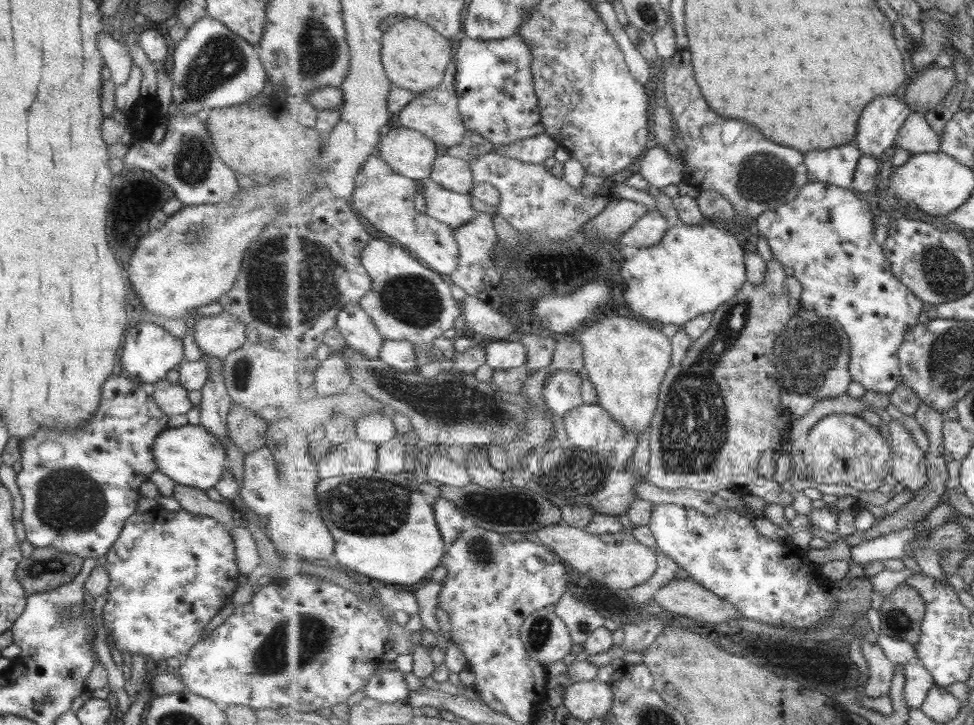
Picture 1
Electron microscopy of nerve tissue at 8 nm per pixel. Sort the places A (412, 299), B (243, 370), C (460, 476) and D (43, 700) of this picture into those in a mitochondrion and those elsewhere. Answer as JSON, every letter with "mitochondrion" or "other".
{"A":"mitochondrion","B":"mitochondrion","C":"other","D":"mitochondrion"}

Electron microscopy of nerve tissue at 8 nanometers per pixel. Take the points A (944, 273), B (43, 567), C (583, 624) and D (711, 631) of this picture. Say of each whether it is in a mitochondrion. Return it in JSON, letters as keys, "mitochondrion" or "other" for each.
{"A":"mitochondrion","B":"mitochondrion","C":"mitochondrion","D":"other"}

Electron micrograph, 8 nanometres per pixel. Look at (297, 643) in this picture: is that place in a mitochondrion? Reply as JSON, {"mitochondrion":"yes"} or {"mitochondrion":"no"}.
{"mitochondrion":"yes"}

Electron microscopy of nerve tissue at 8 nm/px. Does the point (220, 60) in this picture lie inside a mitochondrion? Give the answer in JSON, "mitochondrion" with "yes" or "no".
{"mitochondrion":"yes"}

